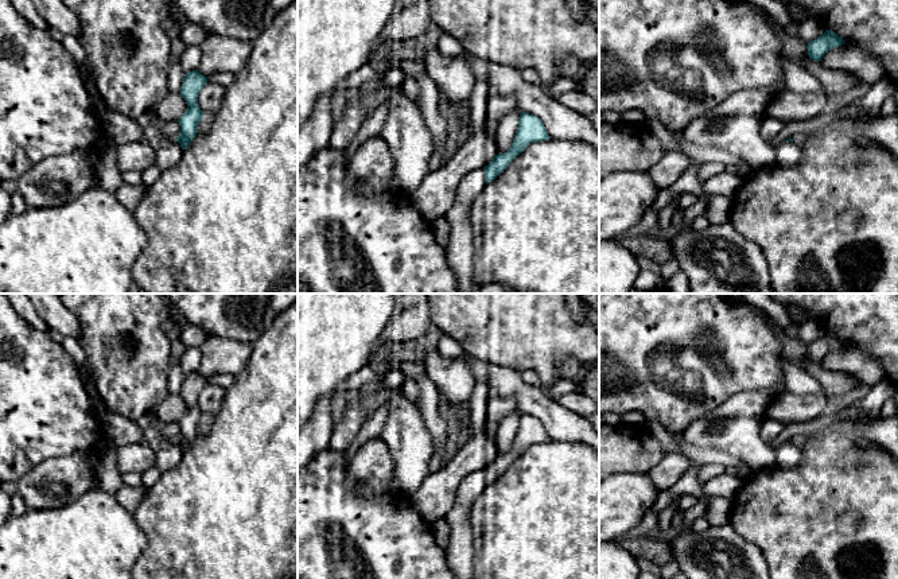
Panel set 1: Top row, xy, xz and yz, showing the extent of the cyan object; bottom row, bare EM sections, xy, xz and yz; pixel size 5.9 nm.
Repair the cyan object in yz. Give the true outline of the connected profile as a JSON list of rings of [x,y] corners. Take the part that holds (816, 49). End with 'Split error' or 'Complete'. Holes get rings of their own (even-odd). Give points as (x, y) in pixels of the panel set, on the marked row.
[[[825,30],[821,36],[808,43],[806,50],[809,58],[819,62],[828,50],[841,44],[844,44],[844,40],[839,35],[832,30]]]. Complete

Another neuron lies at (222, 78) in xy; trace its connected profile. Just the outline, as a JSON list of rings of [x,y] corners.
[[[215,73],[207,77],[209,81],[219,83],[223,88],[228,88],[234,82],[236,74],[232,73]]]

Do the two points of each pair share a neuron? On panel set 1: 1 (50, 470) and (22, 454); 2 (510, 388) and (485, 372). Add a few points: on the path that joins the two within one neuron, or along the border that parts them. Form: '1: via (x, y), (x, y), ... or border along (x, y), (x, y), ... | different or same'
1: border along (69, 455), (46, 458), (16, 481) | different
2: via (504, 381), (492, 373) | same

